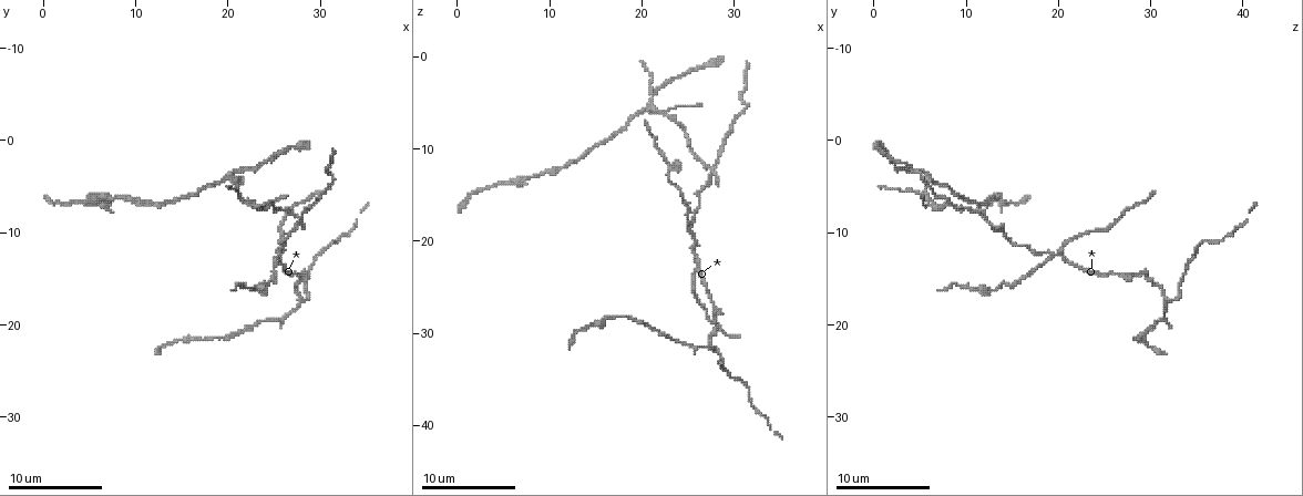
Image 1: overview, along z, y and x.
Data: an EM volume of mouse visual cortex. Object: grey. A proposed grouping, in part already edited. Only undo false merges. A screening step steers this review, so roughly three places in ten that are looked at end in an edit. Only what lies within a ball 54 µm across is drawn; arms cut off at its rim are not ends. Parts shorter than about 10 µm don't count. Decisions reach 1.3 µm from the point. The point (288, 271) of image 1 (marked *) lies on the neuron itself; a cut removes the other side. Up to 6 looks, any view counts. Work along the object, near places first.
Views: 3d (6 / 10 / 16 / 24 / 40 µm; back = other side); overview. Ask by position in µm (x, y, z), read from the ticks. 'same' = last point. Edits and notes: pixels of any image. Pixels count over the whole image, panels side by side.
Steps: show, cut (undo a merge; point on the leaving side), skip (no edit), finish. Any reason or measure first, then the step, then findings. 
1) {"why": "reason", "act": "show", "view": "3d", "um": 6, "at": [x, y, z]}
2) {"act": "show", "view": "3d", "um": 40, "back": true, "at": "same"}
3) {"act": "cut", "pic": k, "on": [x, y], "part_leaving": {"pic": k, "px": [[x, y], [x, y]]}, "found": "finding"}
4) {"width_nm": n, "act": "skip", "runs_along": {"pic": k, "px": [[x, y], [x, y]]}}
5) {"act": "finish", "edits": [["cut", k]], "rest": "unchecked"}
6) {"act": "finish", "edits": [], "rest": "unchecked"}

{"why": "calibre changes", "act": "show", "view": "3d", "um": 6, "at": [27.6, 14.6, 26.4]}

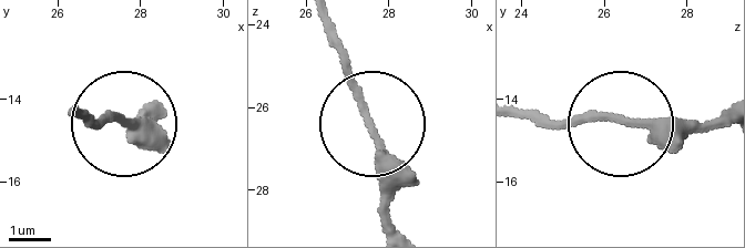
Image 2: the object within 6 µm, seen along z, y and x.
{"act": "skip", "found": "continuous, no second neuron"}

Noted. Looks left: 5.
{"act": "show", "view": "3d", "um": 10, "at": [27.8, 17.4, 32.0]}

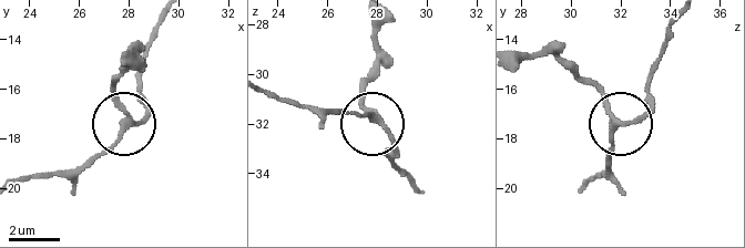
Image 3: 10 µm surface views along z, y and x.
{"width_nm": 210, "act": "skip", "runs_along": {"pic": 3, "px": [[371, 22], [378, 66], [365, 104], [393, 143], [390, 159]]}, "found": "one neuron here"}

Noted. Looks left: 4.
{"why": "three-way junction", "act": "show", "view": "3d", "um": 6, "at": [27.8, 8.2, 11.6]}

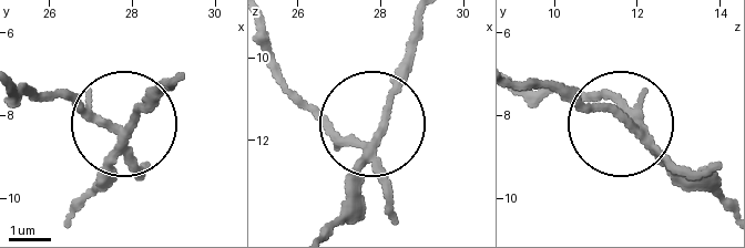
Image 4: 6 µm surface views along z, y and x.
{"width_nm": 180, "act": "cut", "pic": 4, "on": [78, 110], "part_leaving": {"pic": 4, "px": [[119, 135], [70, 100], [20, 86]]}, "found": "two neurons meet here"}

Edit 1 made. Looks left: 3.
{"act": "finish", "edits": [["cut", 4]], "rest": "unchecked"}

